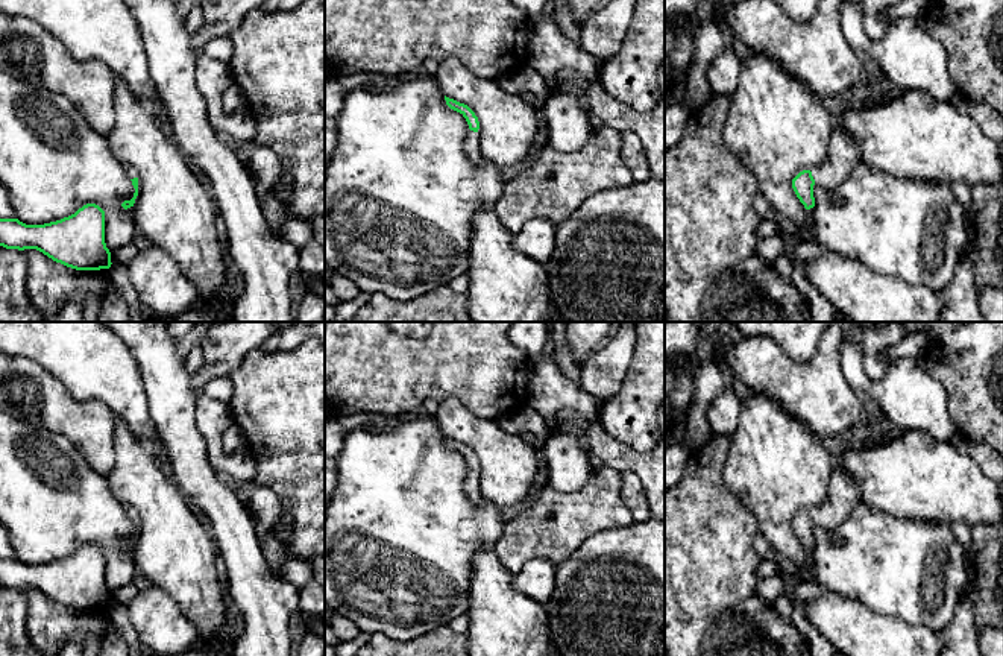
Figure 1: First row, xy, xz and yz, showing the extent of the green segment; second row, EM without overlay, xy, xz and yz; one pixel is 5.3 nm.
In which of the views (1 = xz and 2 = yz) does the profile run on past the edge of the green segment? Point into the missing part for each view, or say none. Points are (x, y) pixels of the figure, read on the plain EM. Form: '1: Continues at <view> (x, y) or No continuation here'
1: Continues at xz (471, 485)
2: Continues at yz (844, 494)

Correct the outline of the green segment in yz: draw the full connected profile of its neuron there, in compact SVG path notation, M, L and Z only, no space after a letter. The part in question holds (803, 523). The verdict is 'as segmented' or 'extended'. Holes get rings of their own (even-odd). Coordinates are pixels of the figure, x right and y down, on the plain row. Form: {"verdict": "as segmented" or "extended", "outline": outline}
{"verdict": "extended", "outline": "M835 463L825 504L813 510L800 512L792 519L792 528L804 548L810 550L815 547L815 524L833 528L860 503L863 501L859 484L842 466Z"}

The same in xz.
{"verdict": "extended", "outline": "M445 436L445 440L446 440L446 445L451 449L460 453L469 465L470 471L469 471L467 478L464 481L464 490L466 490L469 500L478 506L487 504L487 501L483 498L483 495L479 494L479 489L478 489L478 469L479 469L478 457L467 445L460 443L454 439L449 439L446 436Z"}

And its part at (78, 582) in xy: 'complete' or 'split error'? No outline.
complete

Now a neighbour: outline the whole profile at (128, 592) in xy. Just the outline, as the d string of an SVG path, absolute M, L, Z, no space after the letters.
M134 582L130 585L126 585L114 592L111 592L111 603L123 603L127 604L130 600L137 597L137 594L141 591L143 583Z

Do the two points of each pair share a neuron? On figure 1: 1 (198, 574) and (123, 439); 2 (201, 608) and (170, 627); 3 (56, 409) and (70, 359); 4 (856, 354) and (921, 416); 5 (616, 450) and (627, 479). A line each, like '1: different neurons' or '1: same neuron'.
1: same neuron
2: different neurons
3: different neurons
4: same neuron
5: different neurons

